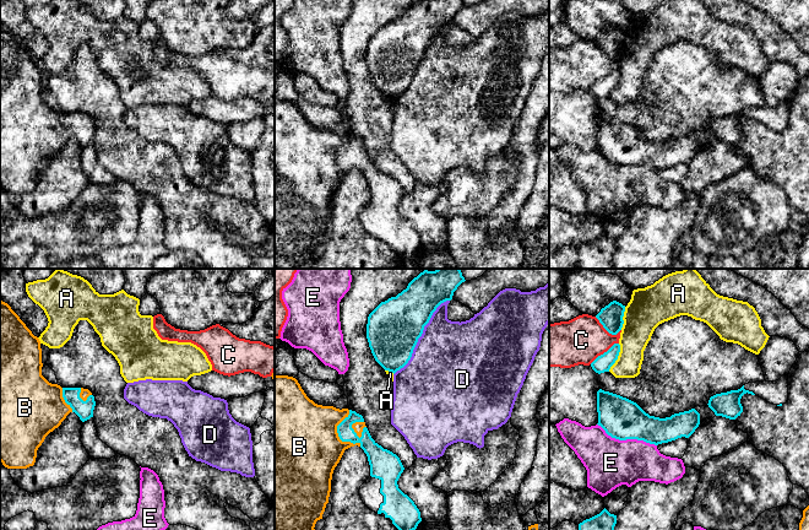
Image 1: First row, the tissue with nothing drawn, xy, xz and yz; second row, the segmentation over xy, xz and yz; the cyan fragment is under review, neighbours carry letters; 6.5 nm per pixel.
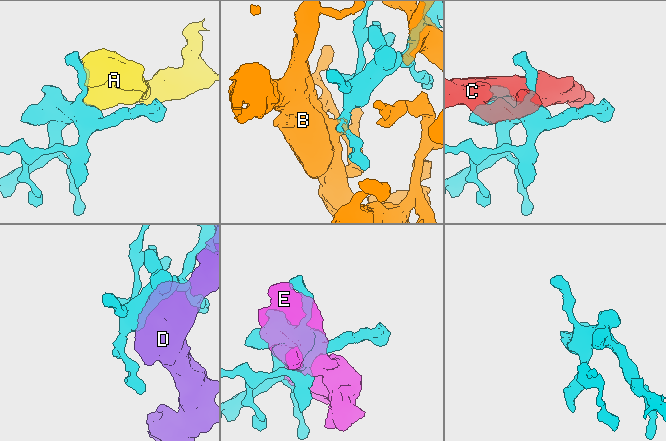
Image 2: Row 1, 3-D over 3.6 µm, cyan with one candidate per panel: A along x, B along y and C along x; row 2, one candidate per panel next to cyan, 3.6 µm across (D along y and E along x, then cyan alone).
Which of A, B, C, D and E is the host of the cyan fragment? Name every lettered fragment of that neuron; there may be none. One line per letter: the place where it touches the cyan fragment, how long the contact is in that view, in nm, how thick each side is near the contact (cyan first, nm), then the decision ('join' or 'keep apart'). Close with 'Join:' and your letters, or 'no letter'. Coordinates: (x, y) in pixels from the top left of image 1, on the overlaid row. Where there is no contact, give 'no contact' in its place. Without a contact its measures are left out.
A: yz (617, 357) | 200 nm | 110/200 nm | keep apart
B: xz (338, 434) | 260 nm | 110/500 nm | join
C: yz (607, 330) | 200 nm | 160/300 nm | keep apart
D: xz (421, 335) | 600 nm | 360/500 nm | keep apart
E: yz (626, 438) | 420 nm | 280/320 nm | keep apart
Join: B

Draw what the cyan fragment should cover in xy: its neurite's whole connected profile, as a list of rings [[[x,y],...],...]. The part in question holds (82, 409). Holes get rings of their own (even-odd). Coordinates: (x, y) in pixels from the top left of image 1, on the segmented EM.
[[[0,301],[0,461],[7,469],[27,469],[33,466],[37,450],[45,437],[58,428],[70,412],[75,412],[82,422],[93,417],[94,396],[88,389],[61,388],[49,383],[42,375],[40,341],[11,307]]]

